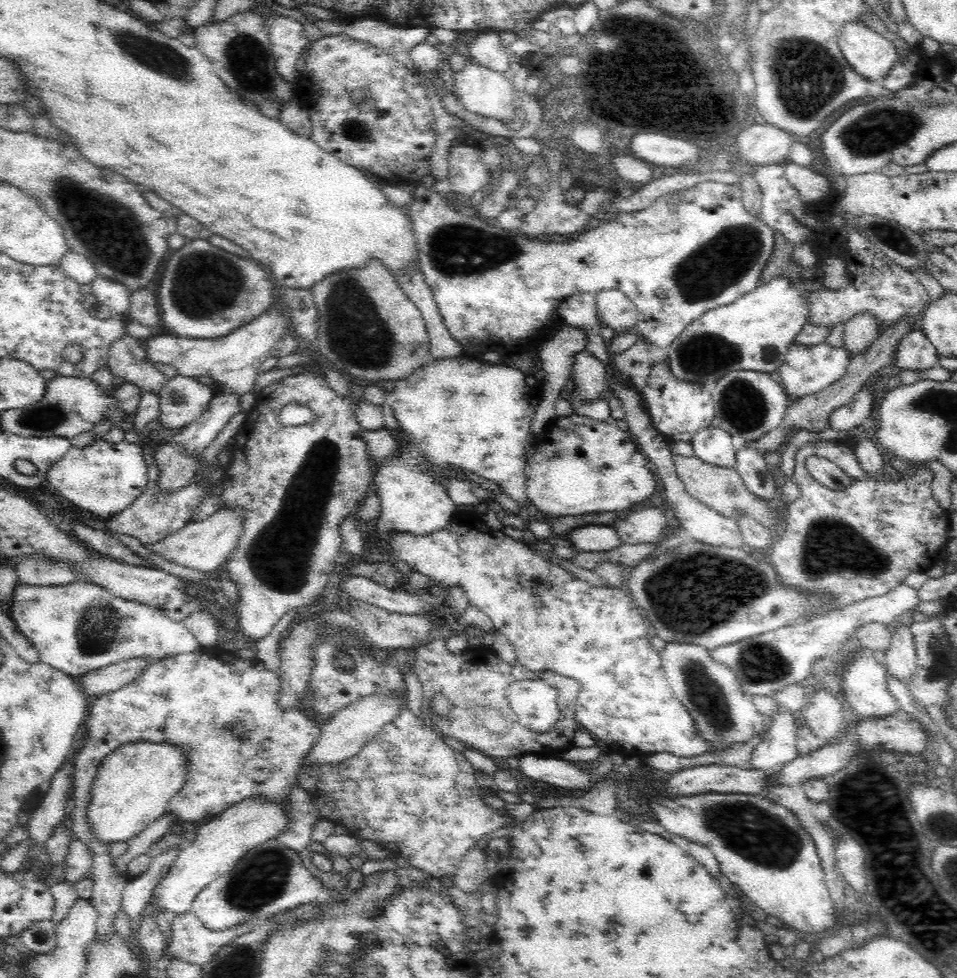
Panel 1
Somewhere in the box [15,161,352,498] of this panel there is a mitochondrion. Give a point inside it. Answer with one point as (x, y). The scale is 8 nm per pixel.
(109, 230)

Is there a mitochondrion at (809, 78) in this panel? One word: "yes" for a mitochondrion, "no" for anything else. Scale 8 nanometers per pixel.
yes

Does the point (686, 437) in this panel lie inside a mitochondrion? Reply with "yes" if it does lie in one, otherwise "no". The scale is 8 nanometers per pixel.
no

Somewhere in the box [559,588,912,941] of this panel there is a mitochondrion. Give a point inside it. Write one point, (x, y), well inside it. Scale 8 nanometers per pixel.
(756, 834)

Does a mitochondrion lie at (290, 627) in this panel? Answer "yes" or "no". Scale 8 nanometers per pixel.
no

